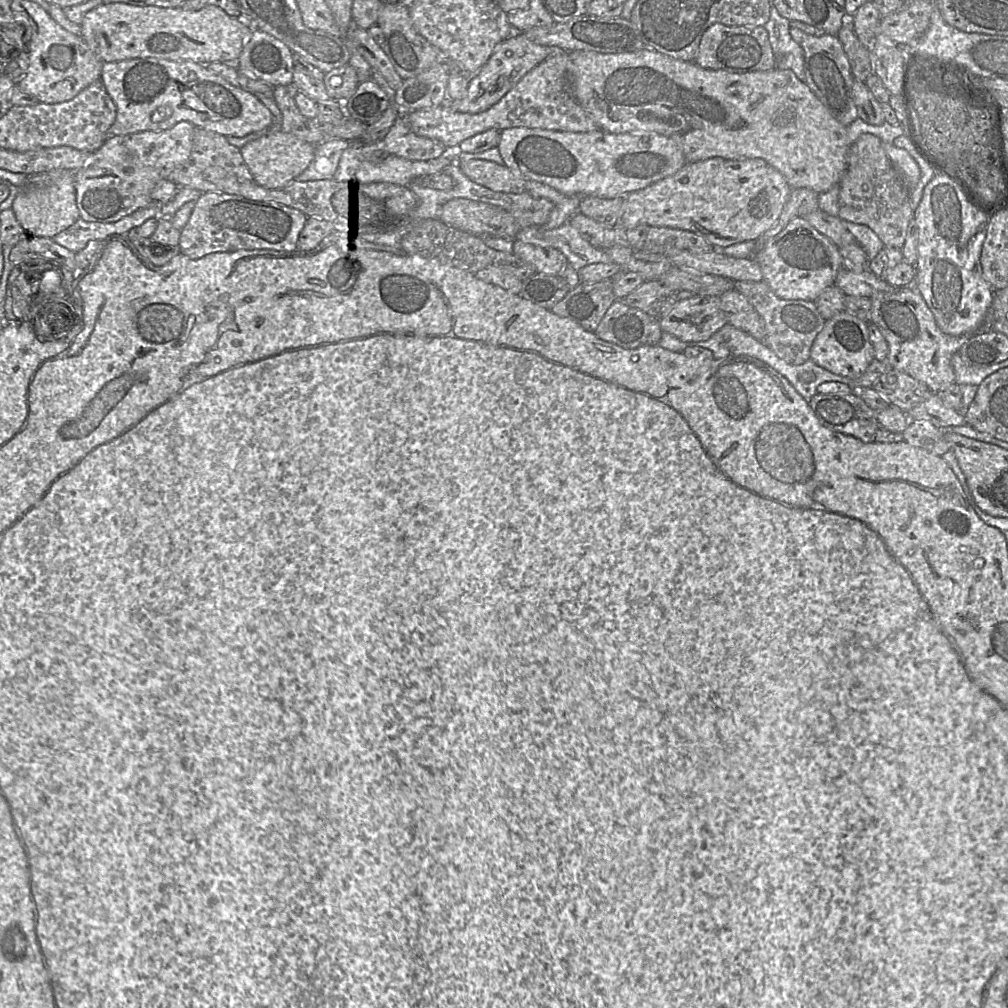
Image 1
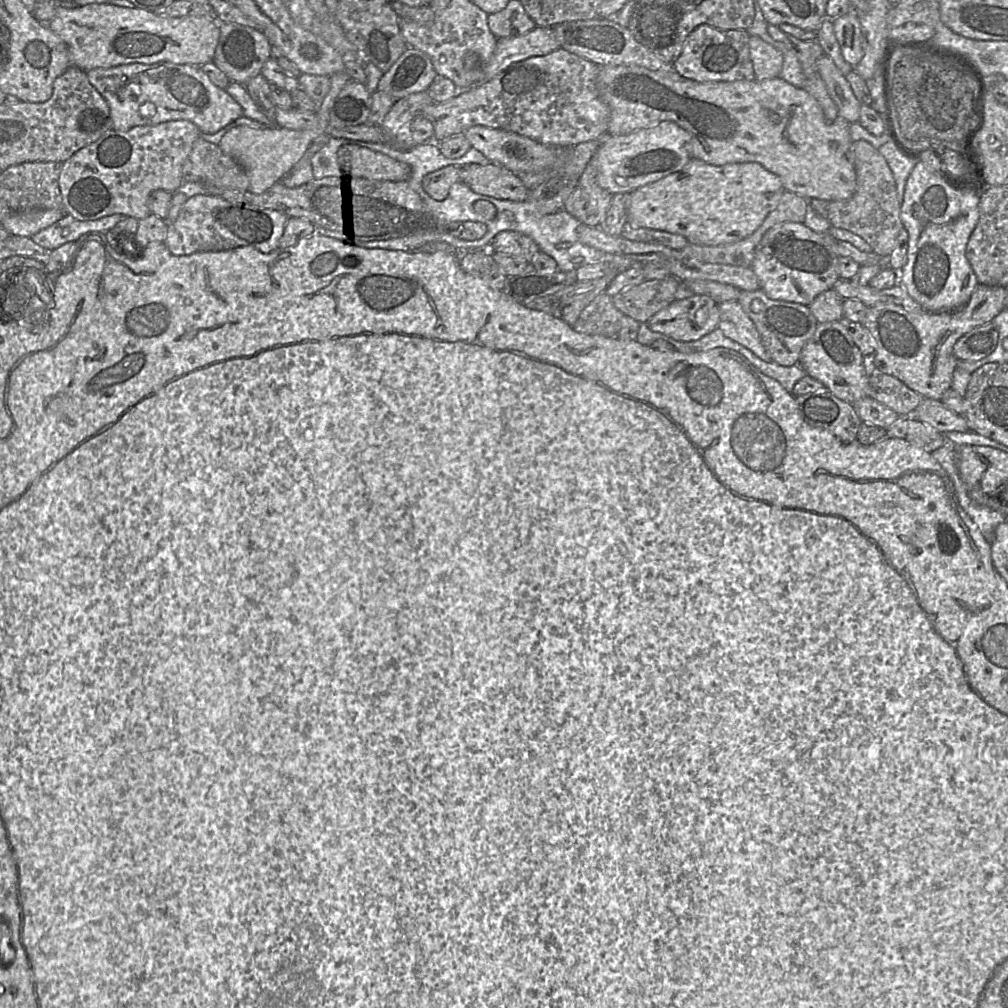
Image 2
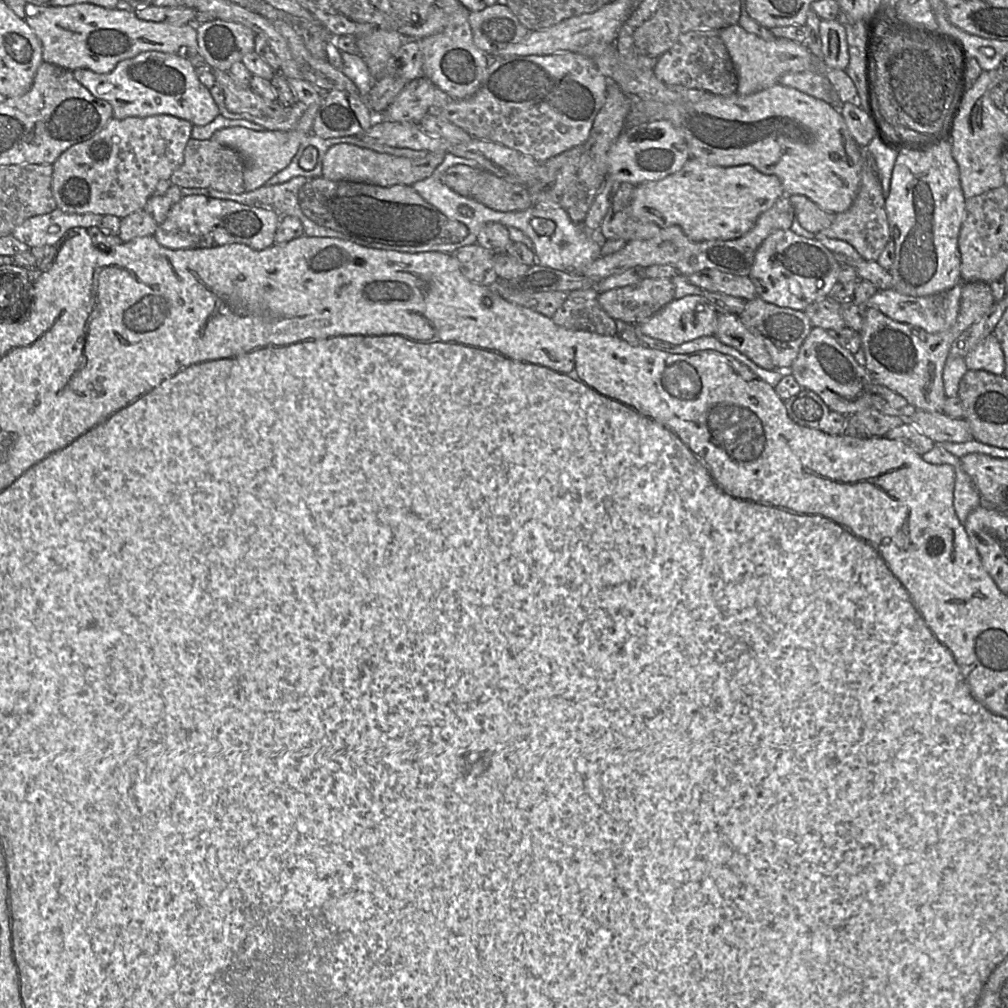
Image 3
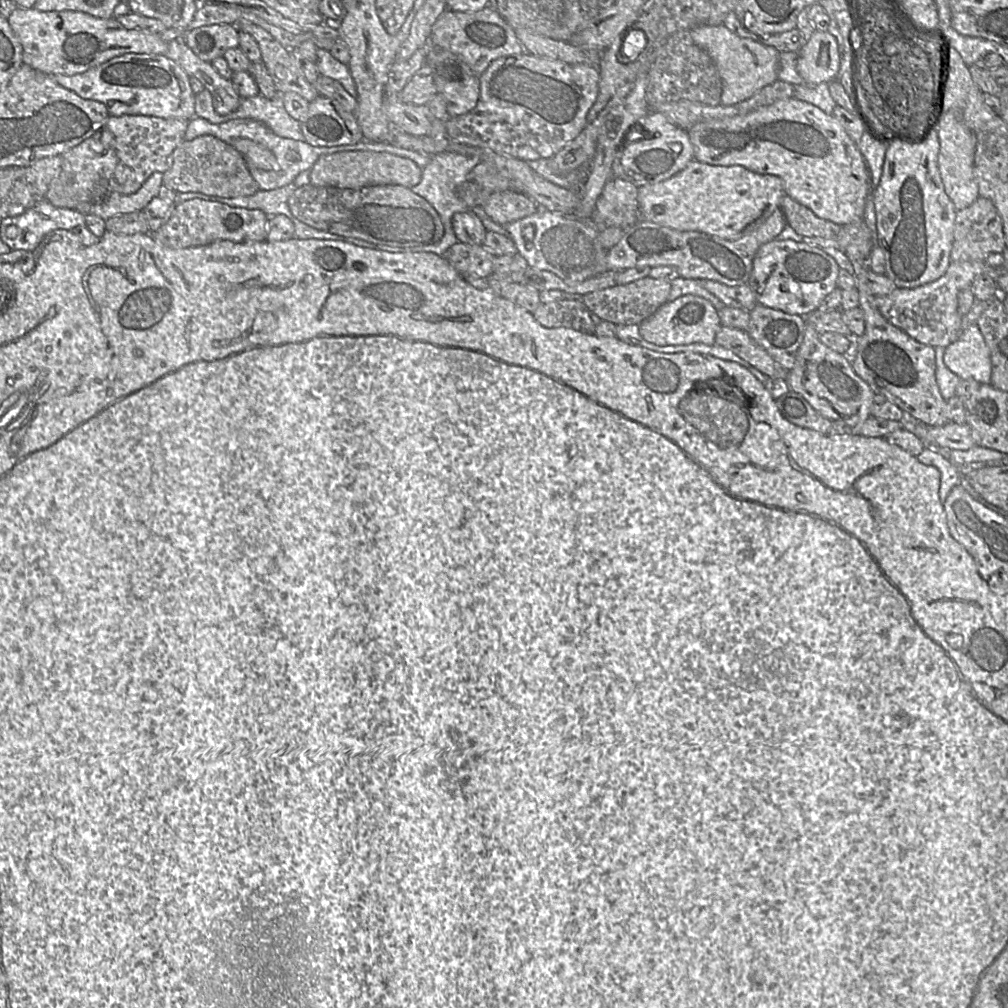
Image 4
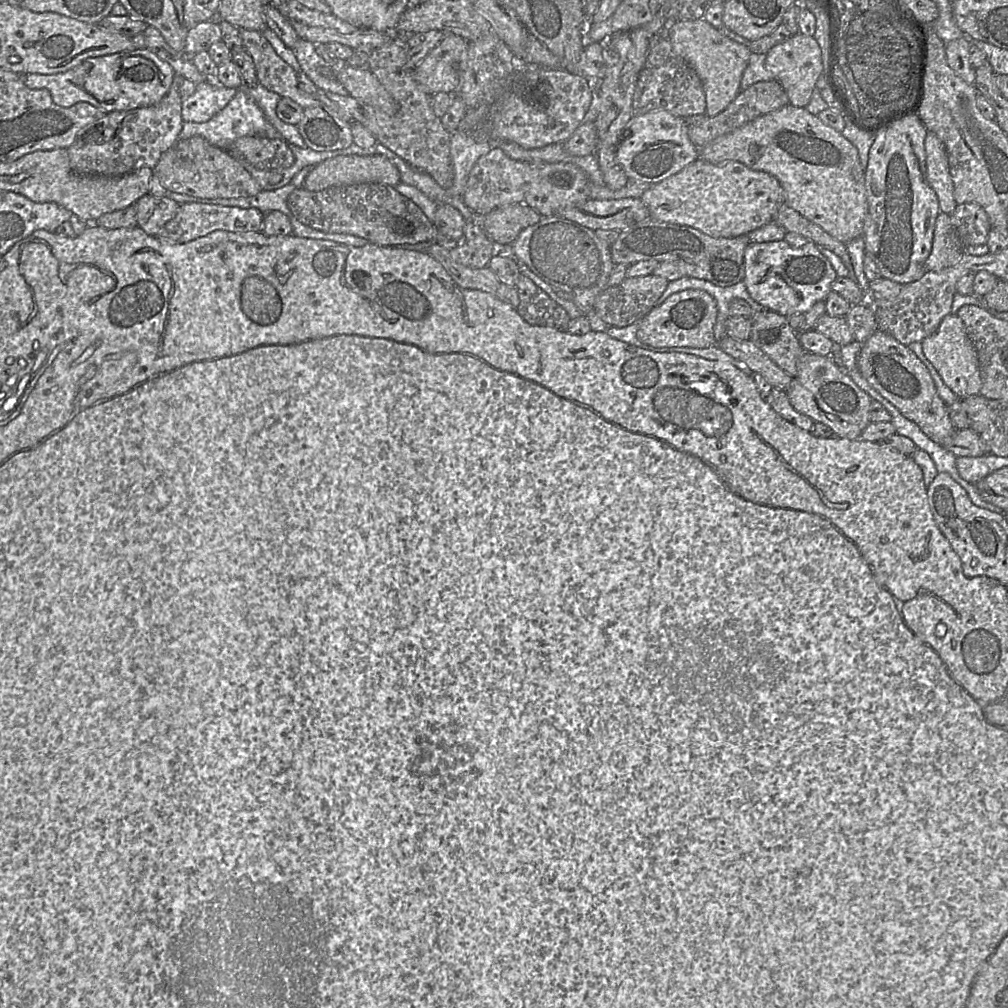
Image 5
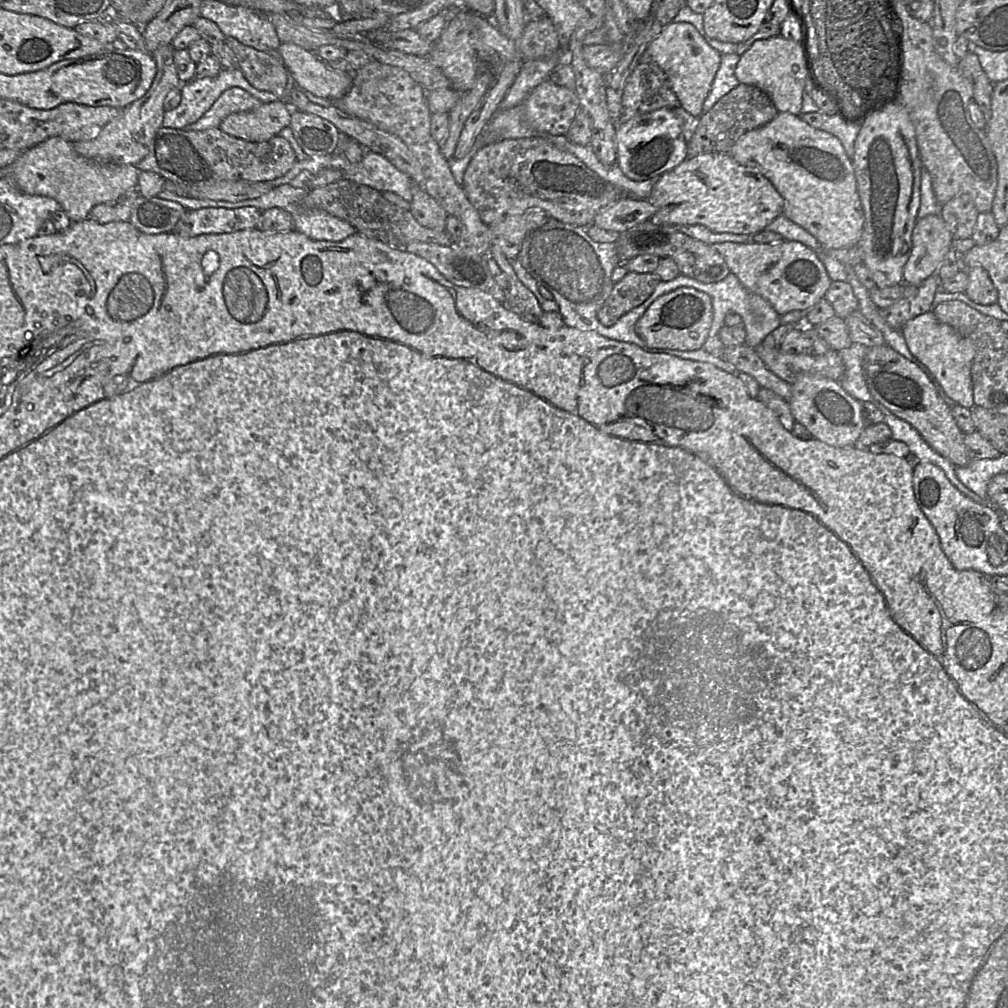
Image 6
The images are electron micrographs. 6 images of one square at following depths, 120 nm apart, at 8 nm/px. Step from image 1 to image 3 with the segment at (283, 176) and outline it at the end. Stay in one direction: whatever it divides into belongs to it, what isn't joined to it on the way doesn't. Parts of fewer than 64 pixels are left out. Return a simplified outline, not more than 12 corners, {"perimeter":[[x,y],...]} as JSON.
{"perimeter":[[322,100],[291,131],[224,128],[212,140],[244,160],[252,191],[286,168],[311,134]]}

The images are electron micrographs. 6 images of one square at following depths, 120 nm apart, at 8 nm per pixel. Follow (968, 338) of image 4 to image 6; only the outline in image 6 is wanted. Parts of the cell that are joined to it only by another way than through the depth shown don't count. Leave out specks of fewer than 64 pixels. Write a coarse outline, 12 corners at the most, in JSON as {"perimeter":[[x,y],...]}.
{"perimeter":[[931,311],[900,331],[956,404],[974,406],[976,345]]}

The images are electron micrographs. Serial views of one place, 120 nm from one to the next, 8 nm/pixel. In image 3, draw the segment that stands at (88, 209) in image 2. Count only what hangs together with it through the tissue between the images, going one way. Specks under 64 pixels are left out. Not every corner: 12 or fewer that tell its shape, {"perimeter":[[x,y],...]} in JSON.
{"perimeter":[[112,117],[52,164],[57,207],[124,218],[184,160],[193,124]]}

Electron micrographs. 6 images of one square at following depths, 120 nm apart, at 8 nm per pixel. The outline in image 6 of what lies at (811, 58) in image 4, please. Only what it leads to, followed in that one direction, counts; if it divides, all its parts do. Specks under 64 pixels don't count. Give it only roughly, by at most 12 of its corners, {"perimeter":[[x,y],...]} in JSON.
{"perimeter":[[758,40],[736,65],[739,84],[800,115],[813,75],[802,41]]}

